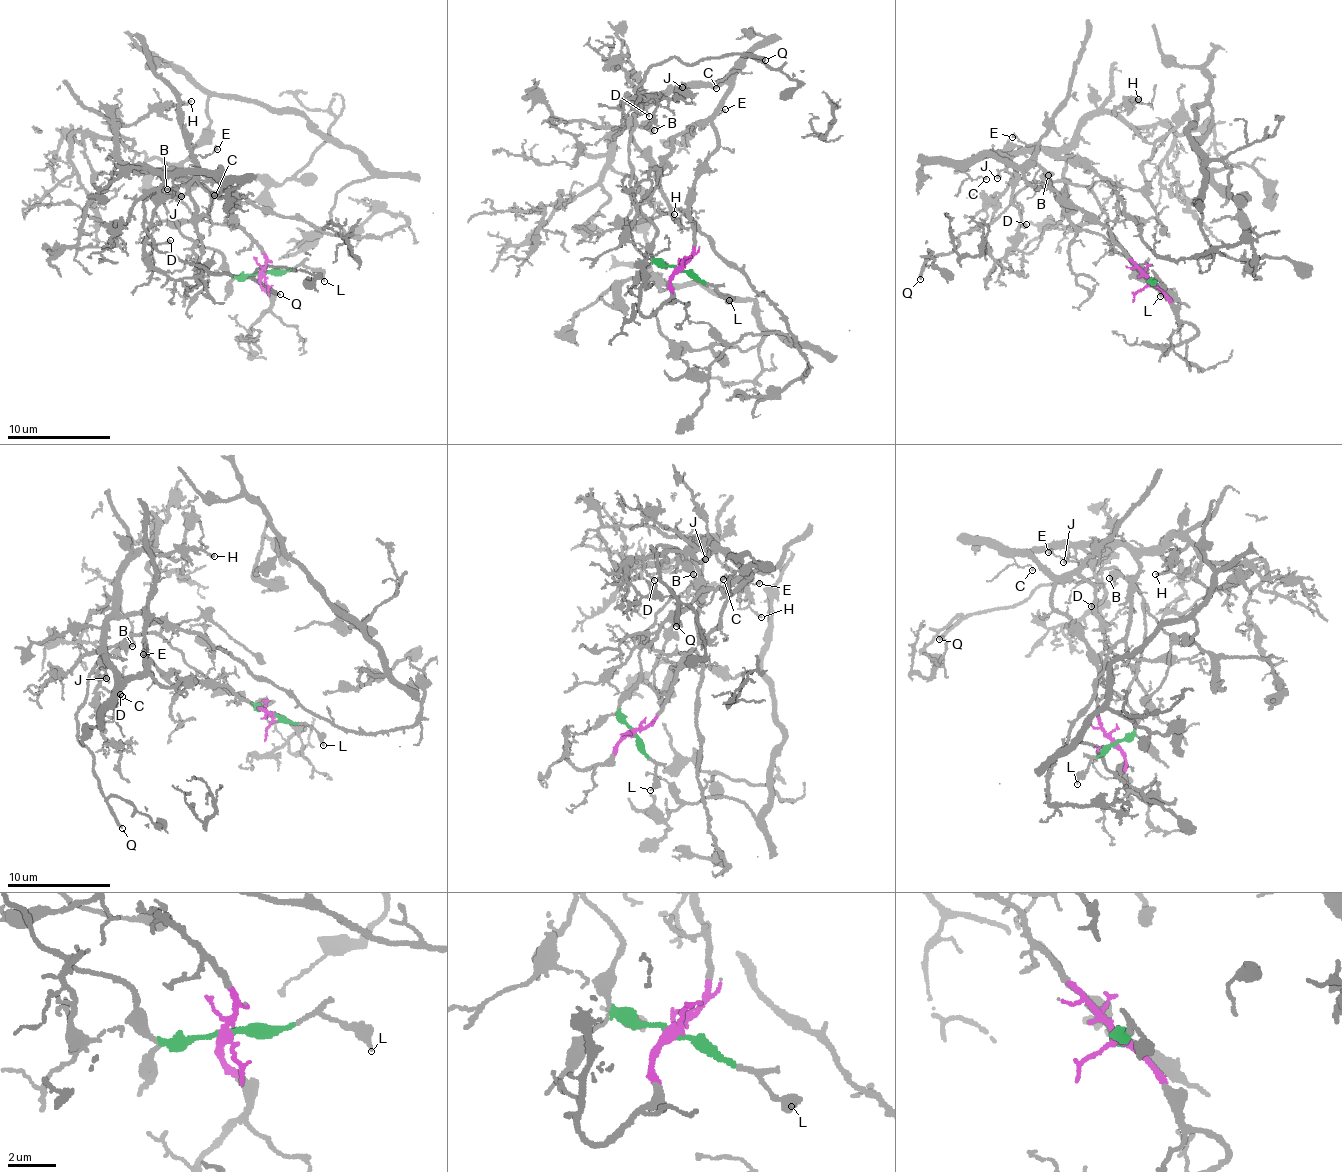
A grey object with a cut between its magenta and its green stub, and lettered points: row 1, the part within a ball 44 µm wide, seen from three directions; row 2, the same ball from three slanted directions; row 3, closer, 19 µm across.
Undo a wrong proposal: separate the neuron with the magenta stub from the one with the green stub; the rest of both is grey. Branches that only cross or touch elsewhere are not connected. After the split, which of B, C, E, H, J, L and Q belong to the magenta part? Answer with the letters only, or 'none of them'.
C, E, H, J

